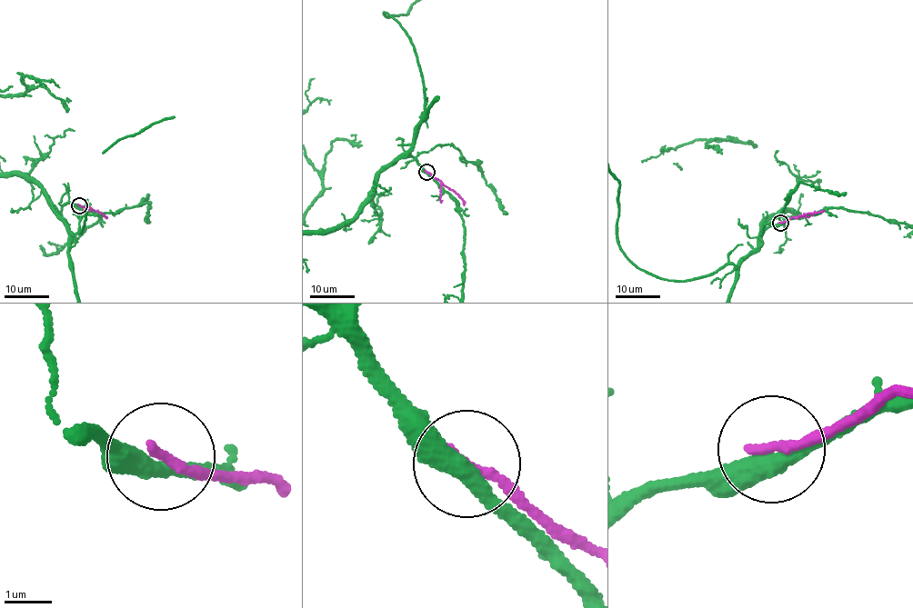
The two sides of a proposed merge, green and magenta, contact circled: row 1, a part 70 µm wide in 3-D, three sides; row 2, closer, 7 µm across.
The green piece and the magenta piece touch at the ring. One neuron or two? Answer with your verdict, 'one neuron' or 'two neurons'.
two neurons

